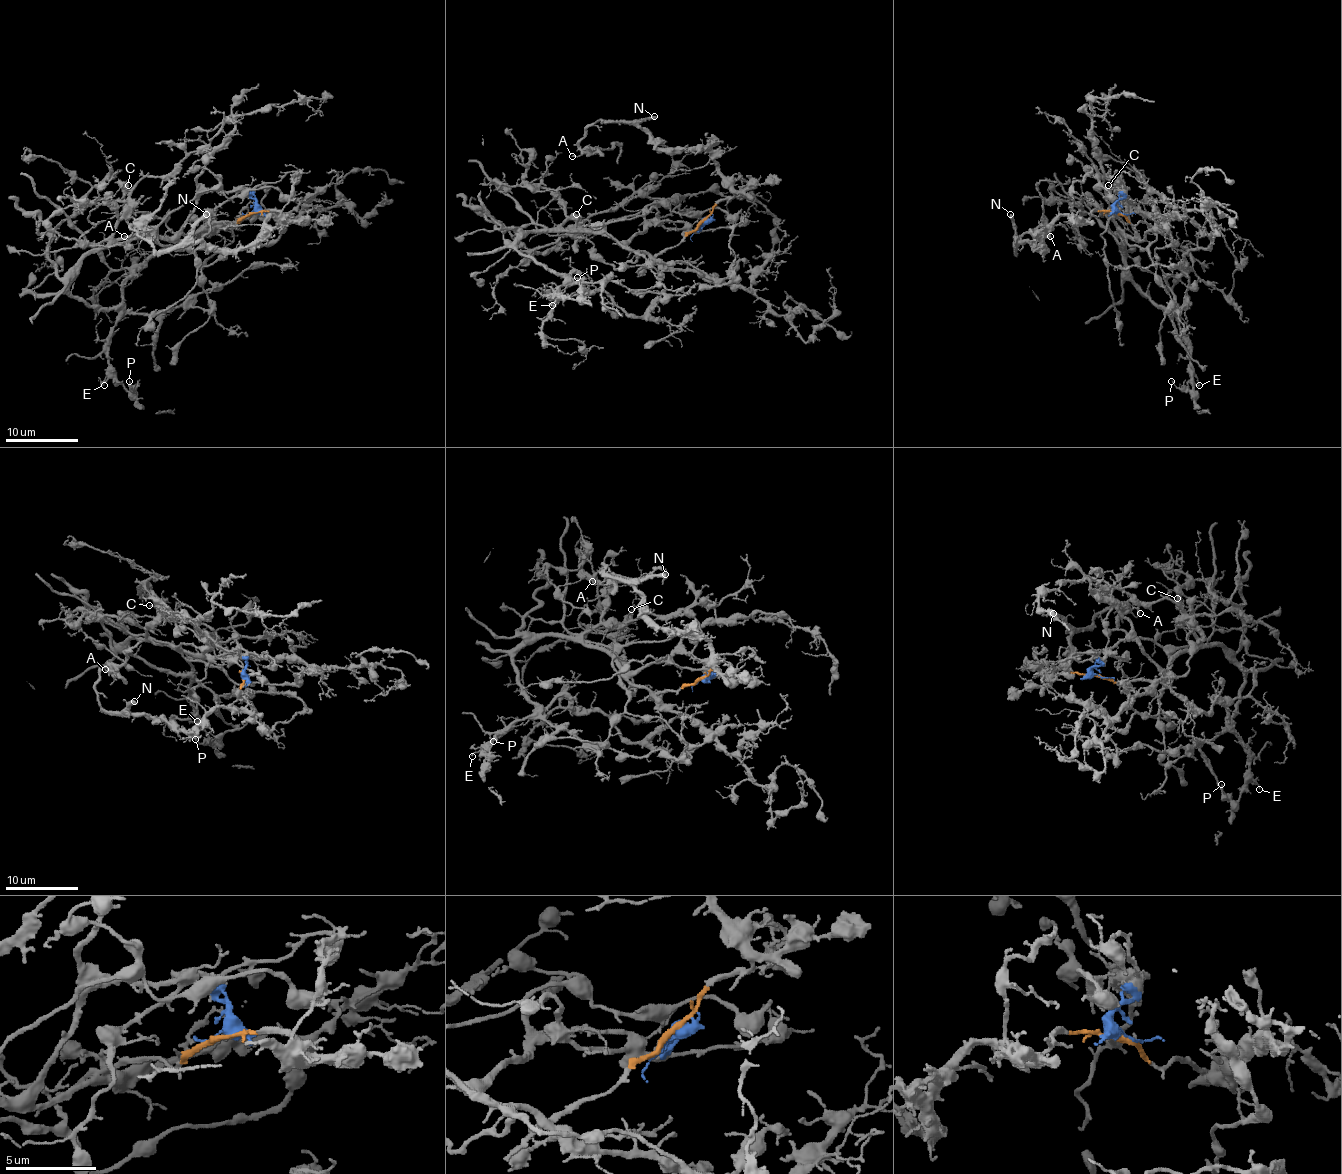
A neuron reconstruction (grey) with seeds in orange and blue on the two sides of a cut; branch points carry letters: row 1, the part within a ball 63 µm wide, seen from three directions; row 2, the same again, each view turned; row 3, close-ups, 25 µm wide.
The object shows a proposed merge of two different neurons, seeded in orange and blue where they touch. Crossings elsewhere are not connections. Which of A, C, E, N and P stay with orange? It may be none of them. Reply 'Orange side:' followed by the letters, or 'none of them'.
Orange side: A, N

